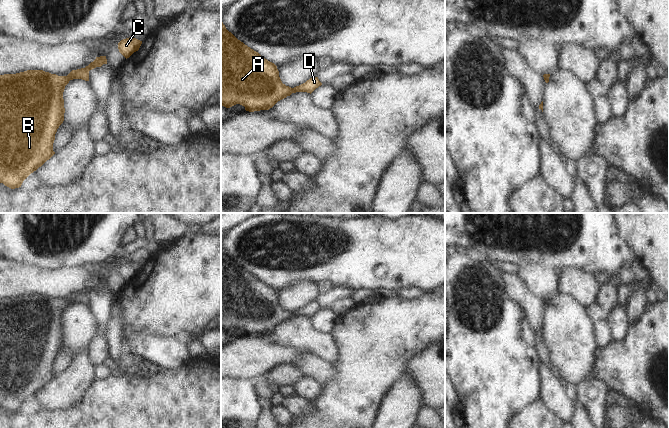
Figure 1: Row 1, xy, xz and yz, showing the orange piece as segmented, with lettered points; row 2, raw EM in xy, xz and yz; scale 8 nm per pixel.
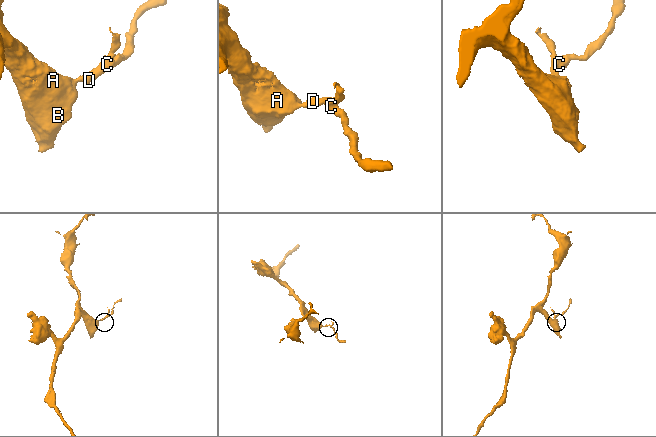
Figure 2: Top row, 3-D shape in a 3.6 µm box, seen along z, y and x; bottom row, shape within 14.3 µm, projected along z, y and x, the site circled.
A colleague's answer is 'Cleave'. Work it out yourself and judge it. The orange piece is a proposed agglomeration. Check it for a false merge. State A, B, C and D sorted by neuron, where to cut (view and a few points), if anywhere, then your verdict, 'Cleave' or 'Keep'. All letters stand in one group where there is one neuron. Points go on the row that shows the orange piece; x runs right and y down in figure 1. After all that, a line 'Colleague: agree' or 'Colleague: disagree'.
Groups: A B C D. No split. Keep.
Colleague: disagree

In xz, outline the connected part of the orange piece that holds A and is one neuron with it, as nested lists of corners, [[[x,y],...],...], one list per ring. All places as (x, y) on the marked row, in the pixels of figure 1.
[[[221,22],[221,106],[230,108],[240,104],[249,112],[269,110],[292,93],[311,94],[321,85],[318,77],[314,77],[294,88],[286,86],[282,83],[274,63],[238,40]]]

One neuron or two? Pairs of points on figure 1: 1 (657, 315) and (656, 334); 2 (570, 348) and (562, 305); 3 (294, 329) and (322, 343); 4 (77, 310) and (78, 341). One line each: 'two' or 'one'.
1: one
2: one
3: one
4: one

